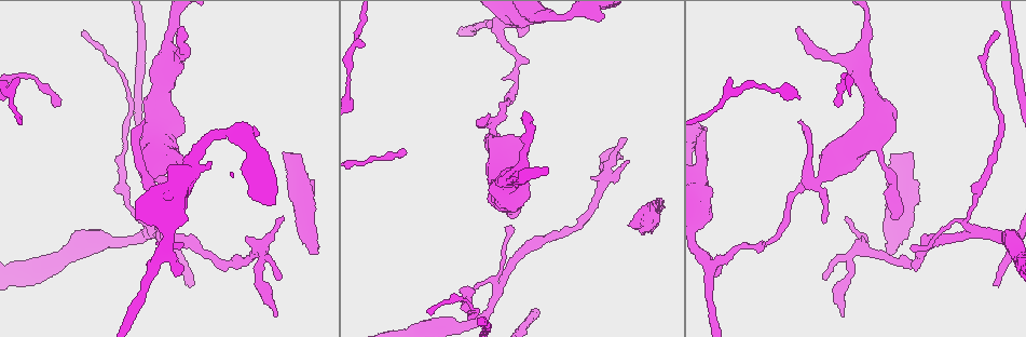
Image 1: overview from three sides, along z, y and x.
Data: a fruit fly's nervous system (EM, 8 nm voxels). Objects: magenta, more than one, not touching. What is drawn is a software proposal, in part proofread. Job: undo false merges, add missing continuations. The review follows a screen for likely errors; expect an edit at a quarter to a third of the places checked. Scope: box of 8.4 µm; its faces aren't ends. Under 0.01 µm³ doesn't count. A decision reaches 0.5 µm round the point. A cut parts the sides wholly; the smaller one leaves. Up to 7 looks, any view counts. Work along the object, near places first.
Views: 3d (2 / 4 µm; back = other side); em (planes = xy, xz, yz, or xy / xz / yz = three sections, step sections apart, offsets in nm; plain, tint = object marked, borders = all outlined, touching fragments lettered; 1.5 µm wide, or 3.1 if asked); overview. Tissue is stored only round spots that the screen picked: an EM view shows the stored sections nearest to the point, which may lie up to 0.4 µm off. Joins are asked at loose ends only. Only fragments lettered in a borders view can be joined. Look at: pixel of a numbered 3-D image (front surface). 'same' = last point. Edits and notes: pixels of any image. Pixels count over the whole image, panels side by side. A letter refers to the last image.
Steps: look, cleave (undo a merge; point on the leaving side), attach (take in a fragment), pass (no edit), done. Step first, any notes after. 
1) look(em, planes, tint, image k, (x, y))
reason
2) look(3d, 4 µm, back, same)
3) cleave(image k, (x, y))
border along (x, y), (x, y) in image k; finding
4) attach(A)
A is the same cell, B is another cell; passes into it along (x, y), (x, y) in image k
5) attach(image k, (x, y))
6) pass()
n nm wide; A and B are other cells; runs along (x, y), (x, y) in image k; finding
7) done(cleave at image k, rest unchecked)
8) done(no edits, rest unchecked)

look(3d, 4 µm, image 1, (495, 120))
thin arm on a thick one

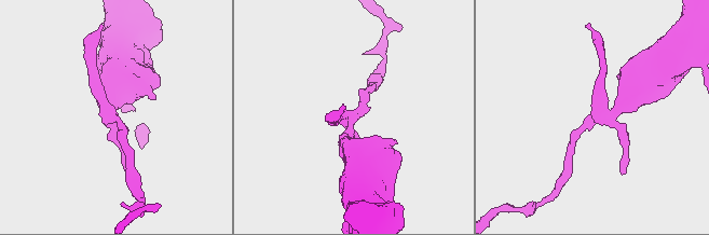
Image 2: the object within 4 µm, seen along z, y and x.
look(em, xz, step 8, borders, image 2, (598, 110))
4 arms; shape alone is not enough

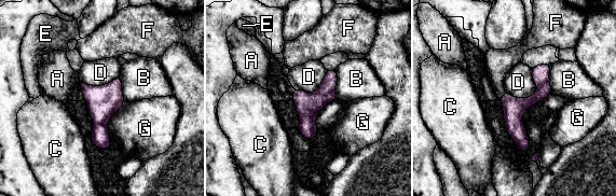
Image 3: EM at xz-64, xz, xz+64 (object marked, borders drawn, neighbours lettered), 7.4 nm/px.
cleave(image 3, (330, 79))
A, B, C, D, E, F and G are other cells; border along (333, 89), (326, 94), (313, 94) in image 3; two cells meet here

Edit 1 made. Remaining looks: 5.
look(overview)
see it whole again

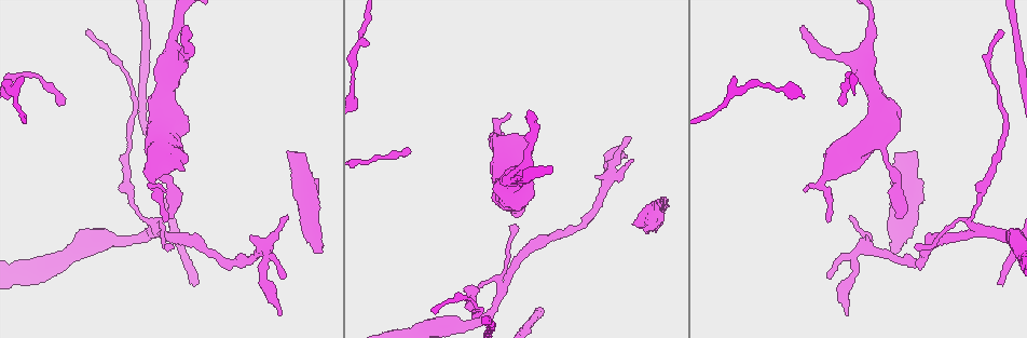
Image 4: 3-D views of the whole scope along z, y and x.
look(em, planes, borders, image 4, (880, 144))

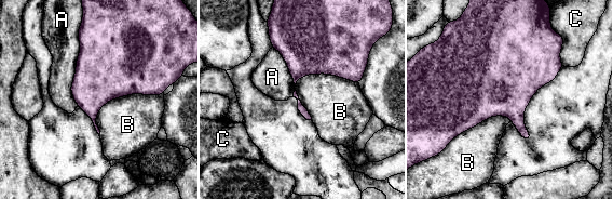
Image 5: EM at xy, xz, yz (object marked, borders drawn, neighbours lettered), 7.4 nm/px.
pass()
70 nm wide; A, B and C are other cells; border along (163, 93), (111, 98), (99, 135) in image 5; one cell here

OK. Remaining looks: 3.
look(em, yz, step 8, tint, image 4, (541, 312))
free end

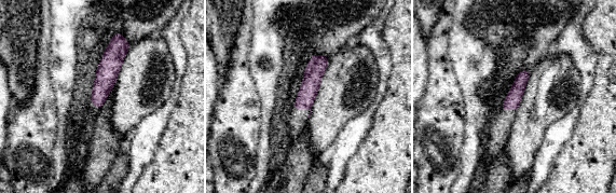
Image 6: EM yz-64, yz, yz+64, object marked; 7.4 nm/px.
look(em, xz, step 8, borders, same)

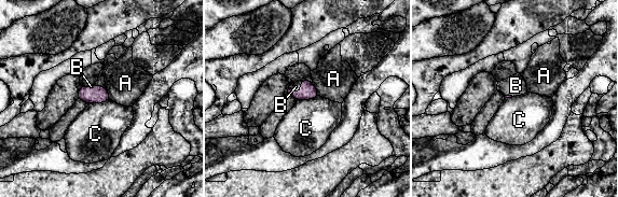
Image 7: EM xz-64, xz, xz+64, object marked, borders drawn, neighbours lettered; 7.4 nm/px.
attach(B)
B is the same cell, A and C are other cells; passes into it along (308, 90), (301, 88), (296, 86) in image 7; the cell continues

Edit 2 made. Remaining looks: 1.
done(cleave at image 3, attach at image 7, rest unchecked)

